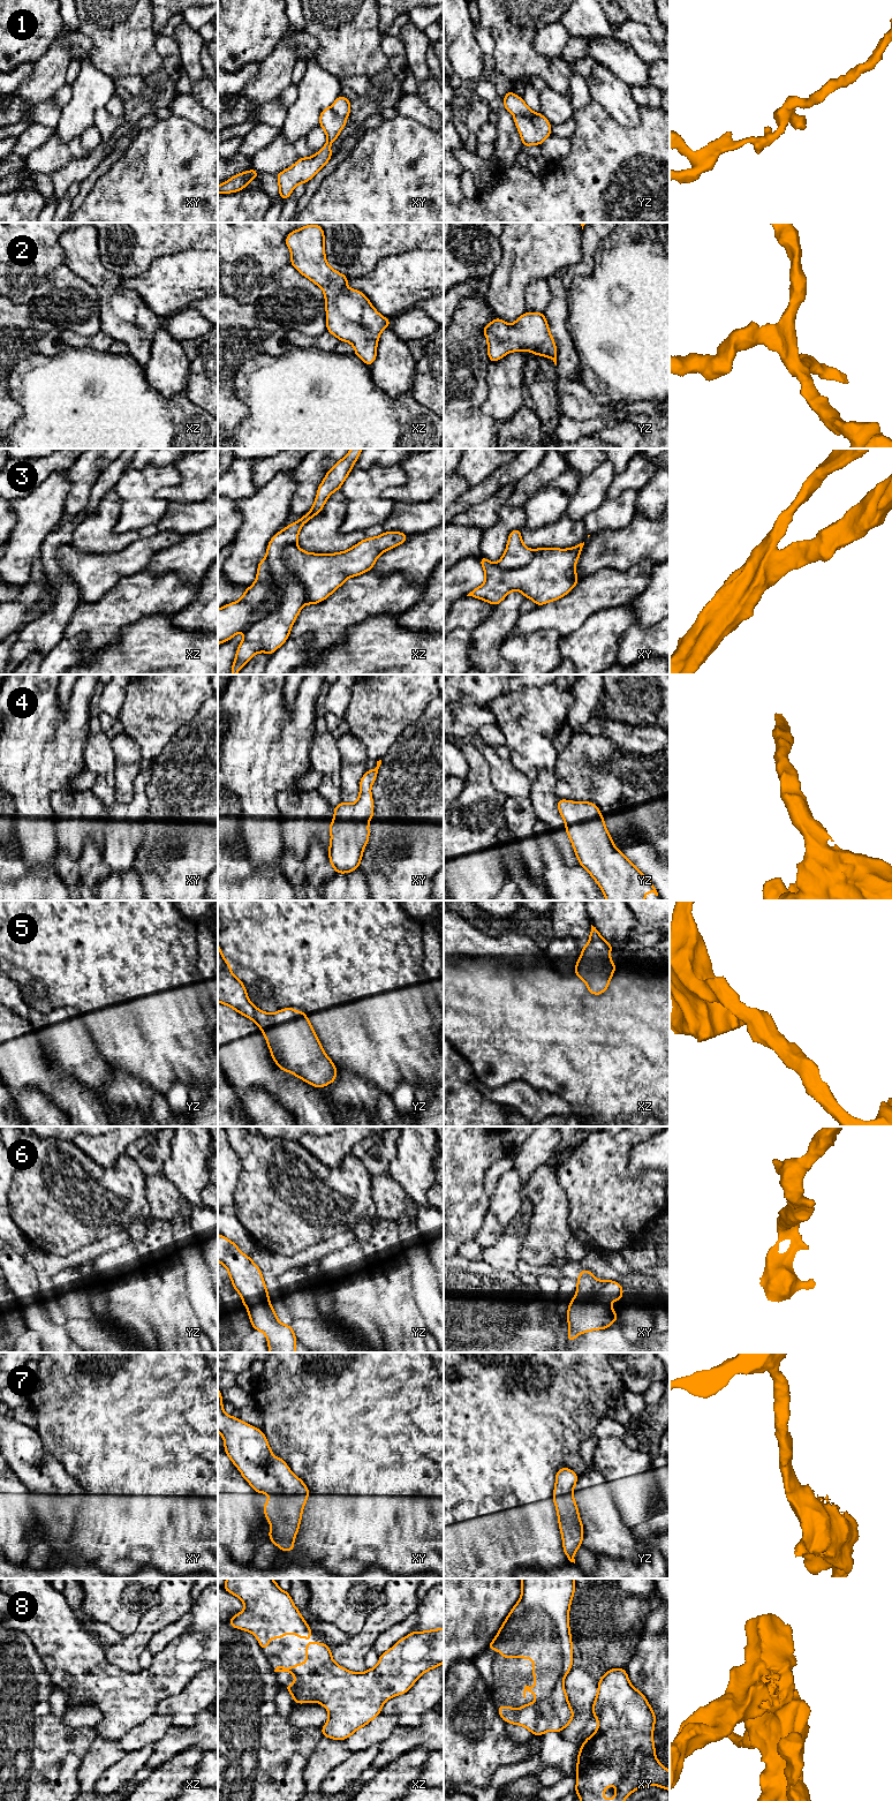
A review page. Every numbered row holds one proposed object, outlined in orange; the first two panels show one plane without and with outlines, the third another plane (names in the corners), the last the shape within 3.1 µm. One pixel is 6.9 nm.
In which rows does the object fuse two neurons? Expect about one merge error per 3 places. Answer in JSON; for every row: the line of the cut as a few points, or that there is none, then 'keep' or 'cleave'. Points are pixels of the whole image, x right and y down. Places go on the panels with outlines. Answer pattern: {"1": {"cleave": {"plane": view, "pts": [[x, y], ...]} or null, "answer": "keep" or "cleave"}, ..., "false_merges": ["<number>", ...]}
{"1": {"cleave": {"plane": "yz", "pts": [[535, 112], [533, 118], [514, 114]]}, "answer": "cleave"}, "2": {"cleave": null, "answer": "keep"}, "3": {"cleave": null, "answer": "keep"}, "4": {"cleave": null, "answer": "keep"}, "5": {"cleave": null, "answer": "keep"}, "6": {"cleave": null, "answer": "keep"}, "7": {"cleave": null, "answer": "keep"}, "8": {"cleave": null, "answer": "keep"}, "false_merges": ["1"]}

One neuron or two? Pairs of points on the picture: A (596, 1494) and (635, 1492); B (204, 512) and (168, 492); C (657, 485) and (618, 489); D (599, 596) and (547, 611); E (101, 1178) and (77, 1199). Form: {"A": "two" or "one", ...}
{"A": "two", "B": "two", "C": "one", "D": "one", "E": "one"}

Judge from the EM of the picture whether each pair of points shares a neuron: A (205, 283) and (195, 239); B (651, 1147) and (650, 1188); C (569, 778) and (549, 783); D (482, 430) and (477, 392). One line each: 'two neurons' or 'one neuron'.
A: two neurons
B: two neurons
C: two neurons
D: one neuron

